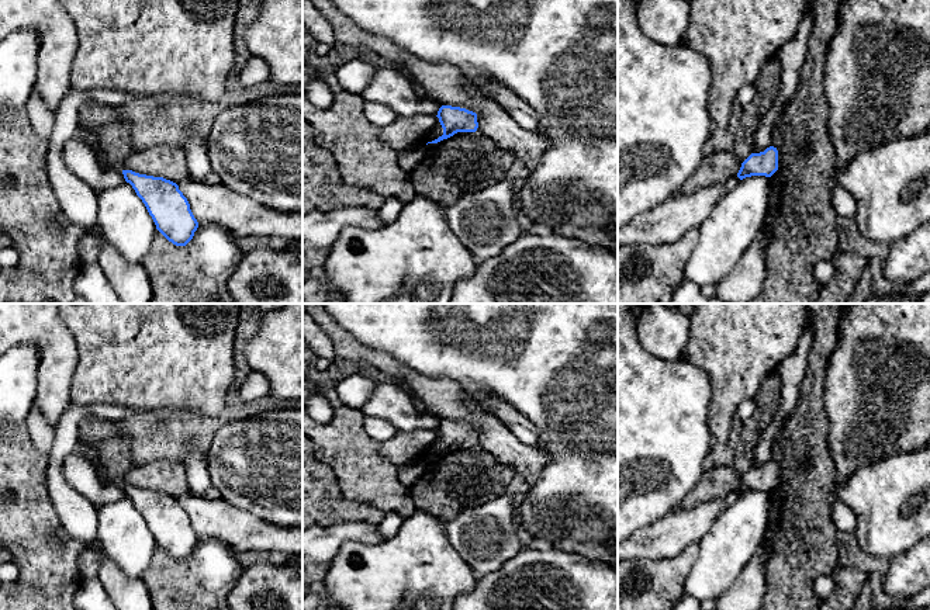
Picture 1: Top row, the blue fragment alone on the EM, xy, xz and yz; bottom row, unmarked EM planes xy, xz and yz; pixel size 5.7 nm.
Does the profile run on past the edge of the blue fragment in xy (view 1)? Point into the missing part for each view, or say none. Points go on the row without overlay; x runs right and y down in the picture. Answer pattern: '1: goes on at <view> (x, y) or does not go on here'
1: does not go on here

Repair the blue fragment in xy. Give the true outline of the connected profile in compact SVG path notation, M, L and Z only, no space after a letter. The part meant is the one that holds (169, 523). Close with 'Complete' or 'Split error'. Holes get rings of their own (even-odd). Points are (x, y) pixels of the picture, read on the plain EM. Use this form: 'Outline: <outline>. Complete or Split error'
Outline: M122 485L122 489L145 519L156 544L173 559L186 561L193 554L198 537L179 500L163 492L132 485Z. Complete

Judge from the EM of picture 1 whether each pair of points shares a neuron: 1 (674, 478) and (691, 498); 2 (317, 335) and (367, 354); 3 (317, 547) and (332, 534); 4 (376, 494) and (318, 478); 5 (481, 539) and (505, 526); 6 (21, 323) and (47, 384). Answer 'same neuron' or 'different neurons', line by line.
1: different neurons
2: different neurons
3: same neuron
4: different neurons
5: same neuron
6: same neuron

